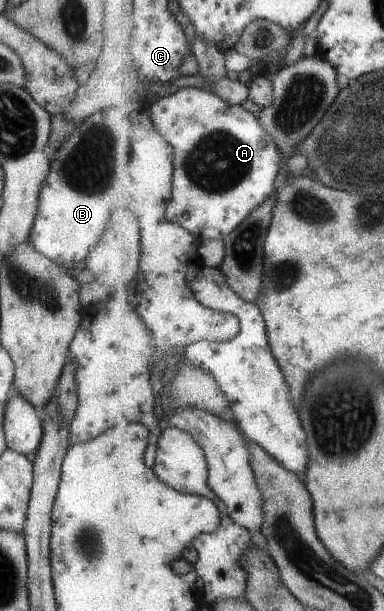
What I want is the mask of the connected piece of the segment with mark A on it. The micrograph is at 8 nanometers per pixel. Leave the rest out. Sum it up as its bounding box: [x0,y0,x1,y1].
[150,87,284,241]

